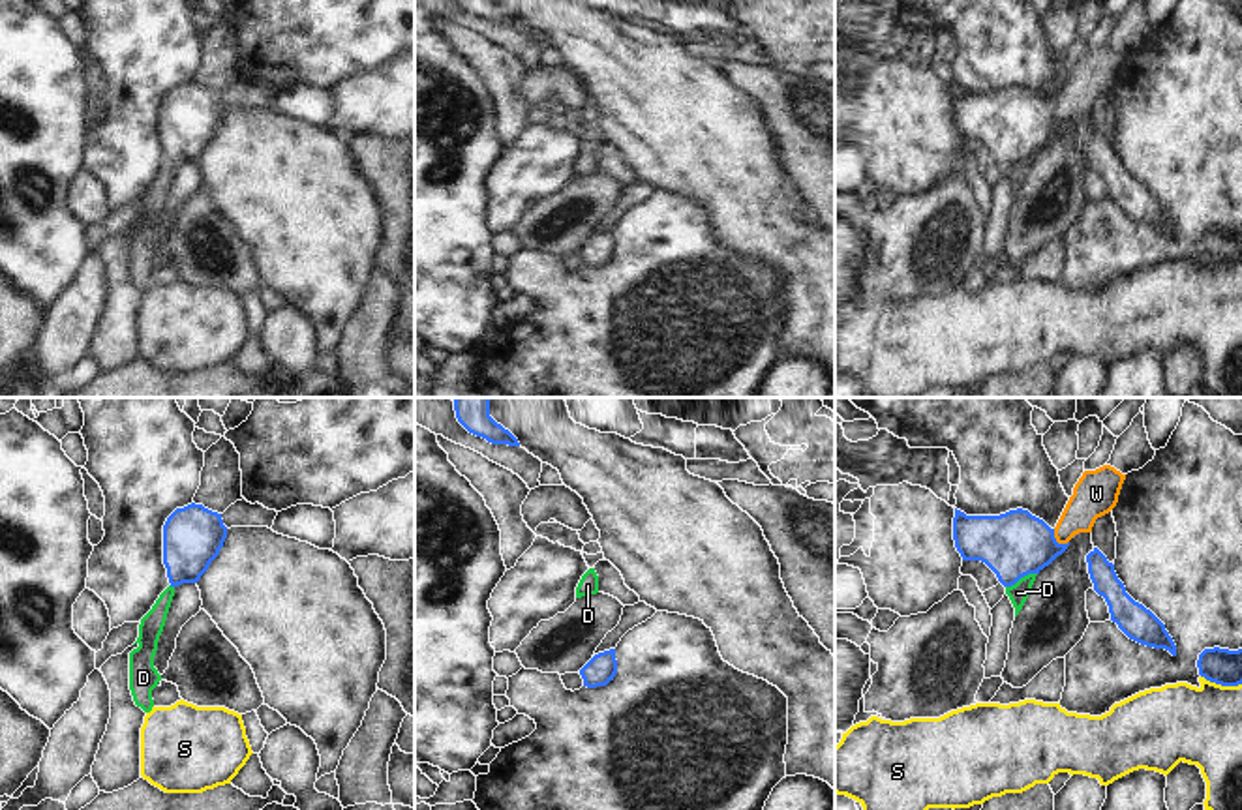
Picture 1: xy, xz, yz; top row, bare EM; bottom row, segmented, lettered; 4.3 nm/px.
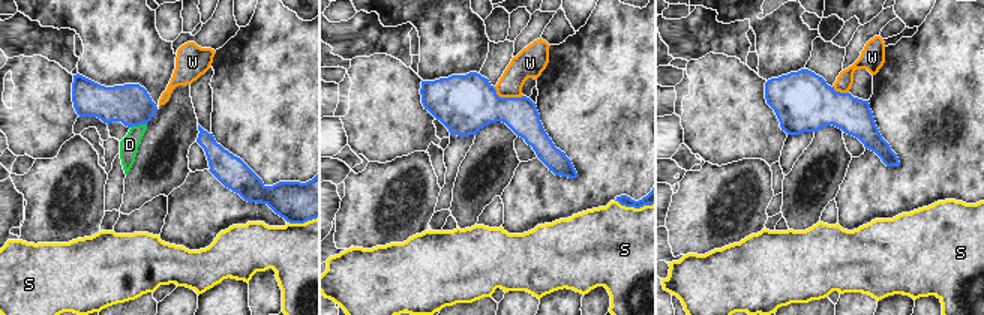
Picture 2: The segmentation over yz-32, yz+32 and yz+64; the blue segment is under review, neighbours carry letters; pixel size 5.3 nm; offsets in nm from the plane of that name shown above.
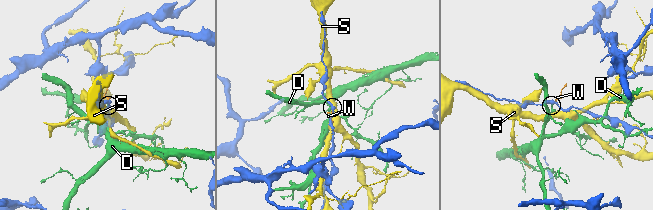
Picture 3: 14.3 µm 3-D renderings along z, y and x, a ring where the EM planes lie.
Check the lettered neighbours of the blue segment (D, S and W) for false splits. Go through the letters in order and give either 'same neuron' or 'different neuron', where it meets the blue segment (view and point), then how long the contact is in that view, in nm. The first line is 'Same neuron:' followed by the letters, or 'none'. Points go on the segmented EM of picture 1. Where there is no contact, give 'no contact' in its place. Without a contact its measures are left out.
Same neuron: none
D: different neuron; contact yz (1021, 576); length 150 nm
S: different neuron; contact yz (1222, 685); length 180 nm
W: different neuron; contact yz (1055, 540); length 90 nm

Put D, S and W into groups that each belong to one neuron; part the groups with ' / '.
D W / S

